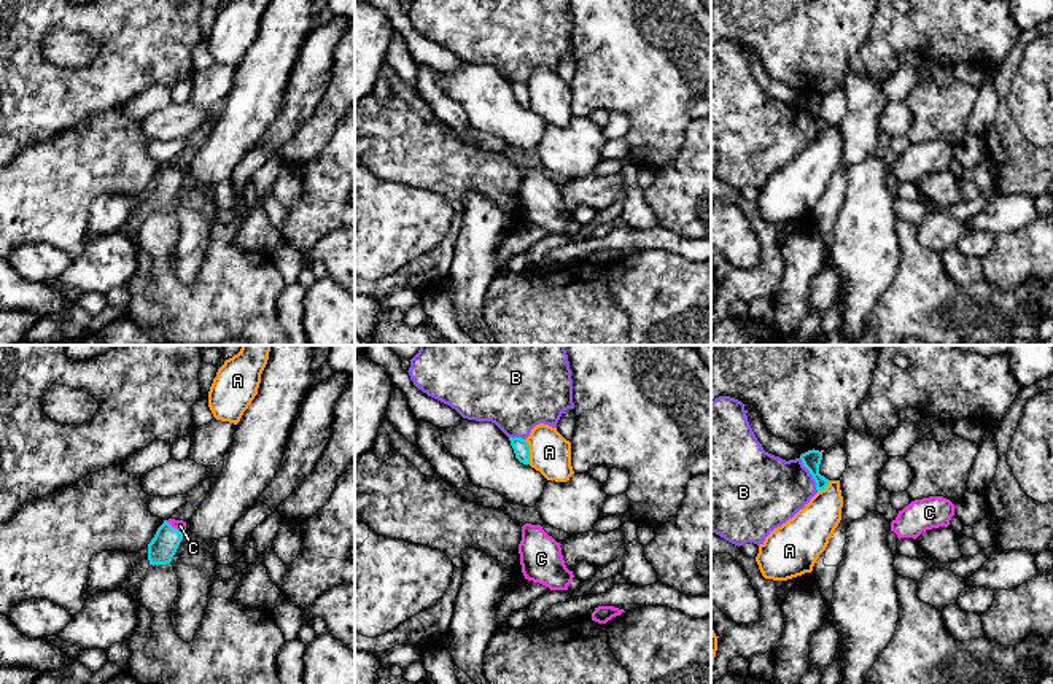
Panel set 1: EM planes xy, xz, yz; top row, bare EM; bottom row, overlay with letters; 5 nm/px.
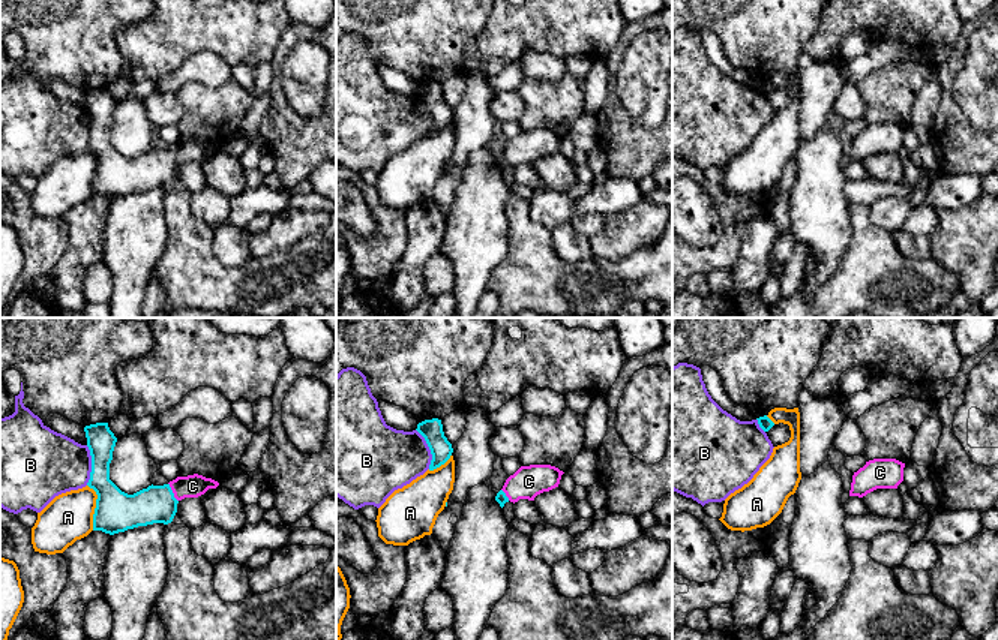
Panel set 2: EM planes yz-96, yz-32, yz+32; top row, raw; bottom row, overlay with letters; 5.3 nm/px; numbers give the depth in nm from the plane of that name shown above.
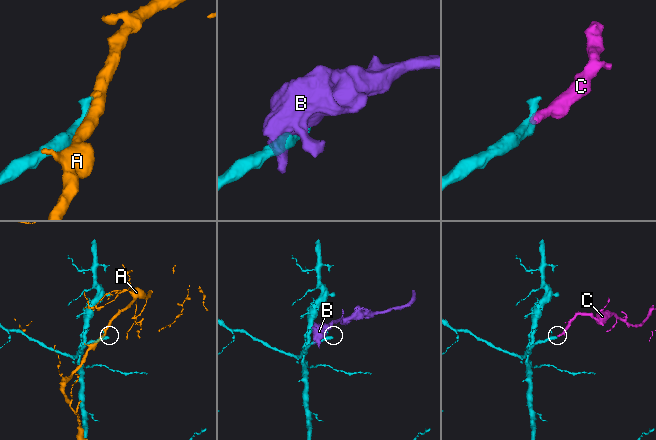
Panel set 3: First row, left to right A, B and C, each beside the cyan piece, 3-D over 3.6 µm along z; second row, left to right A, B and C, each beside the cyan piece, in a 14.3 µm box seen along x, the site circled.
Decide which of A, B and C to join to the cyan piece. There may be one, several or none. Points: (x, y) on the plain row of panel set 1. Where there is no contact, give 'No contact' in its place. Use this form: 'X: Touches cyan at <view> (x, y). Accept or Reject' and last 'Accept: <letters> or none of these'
A: Touches cyan at xz (528, 96). Reject
B: Touches cyan at yz (810, 116). Reject
C: Touches cyan at xy (172, 170). Accept
Accept: C

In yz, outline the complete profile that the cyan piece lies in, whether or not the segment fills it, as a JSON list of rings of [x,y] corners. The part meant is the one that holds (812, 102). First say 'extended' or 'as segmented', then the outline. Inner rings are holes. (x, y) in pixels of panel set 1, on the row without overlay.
as segmented; [[[814,92],[808,94],[808,95],[800,99],[800,103],[802,103],[803,110],[813,119],[813,122],[816,126],[816,134],[818,135],[824,134],[829,129],[830,124],[819,118],[819,108],[821,108],[821,103],[822,103],[822,95],[814,94]]]

